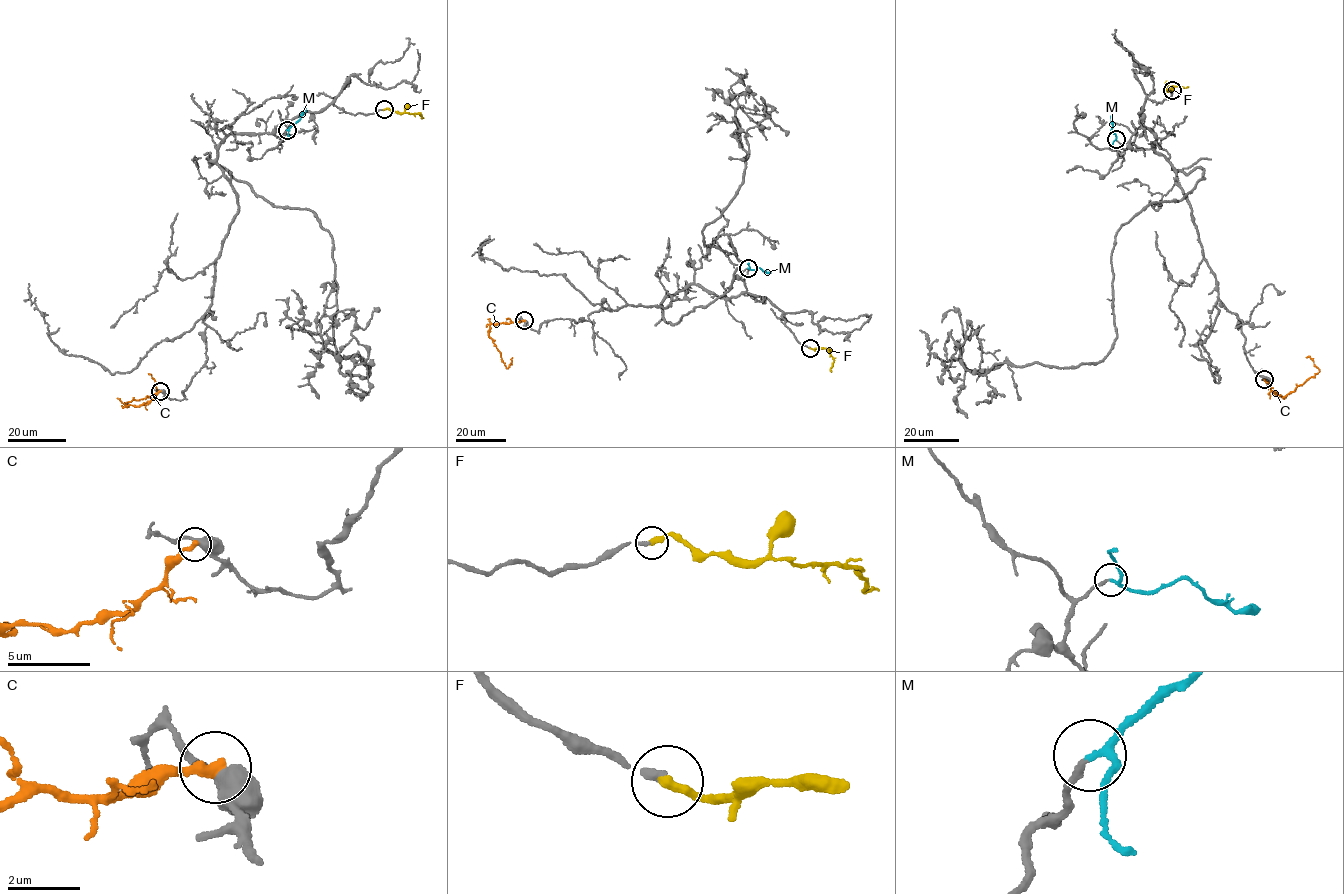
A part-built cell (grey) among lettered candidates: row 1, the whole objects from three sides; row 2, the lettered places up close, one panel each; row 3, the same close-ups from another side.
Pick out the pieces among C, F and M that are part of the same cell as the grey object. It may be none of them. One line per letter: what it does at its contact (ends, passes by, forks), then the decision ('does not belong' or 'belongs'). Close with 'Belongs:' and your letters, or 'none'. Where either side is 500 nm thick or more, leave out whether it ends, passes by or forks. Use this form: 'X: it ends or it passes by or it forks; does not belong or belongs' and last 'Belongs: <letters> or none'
C: it ends; does not belong
F: it ends; belongs
M: it passes by; belongs
Belongs: F, M

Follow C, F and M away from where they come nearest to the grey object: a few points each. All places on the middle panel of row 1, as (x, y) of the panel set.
C: (524, 321), (491, 324), (488, 331), (507, 368), (512, 357)
F: (810, 348), (827, 349), (834, 360), (831, 372)
M: (748, 268), (771, 272)

